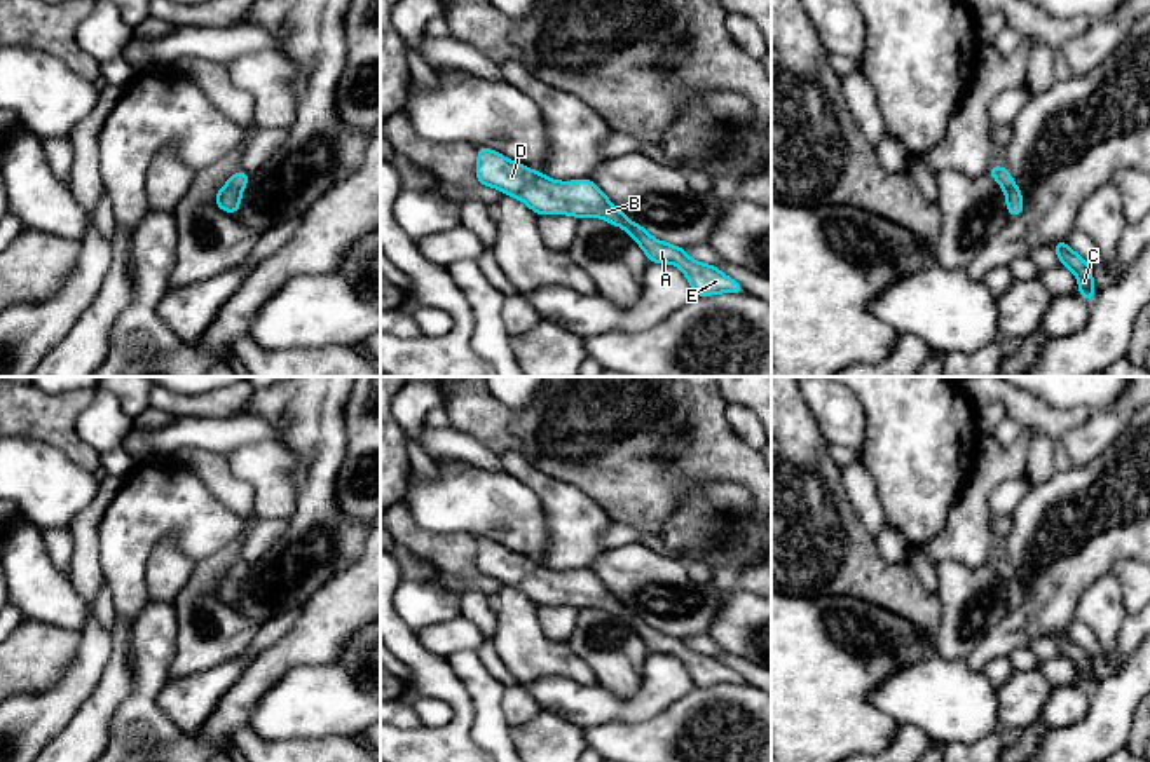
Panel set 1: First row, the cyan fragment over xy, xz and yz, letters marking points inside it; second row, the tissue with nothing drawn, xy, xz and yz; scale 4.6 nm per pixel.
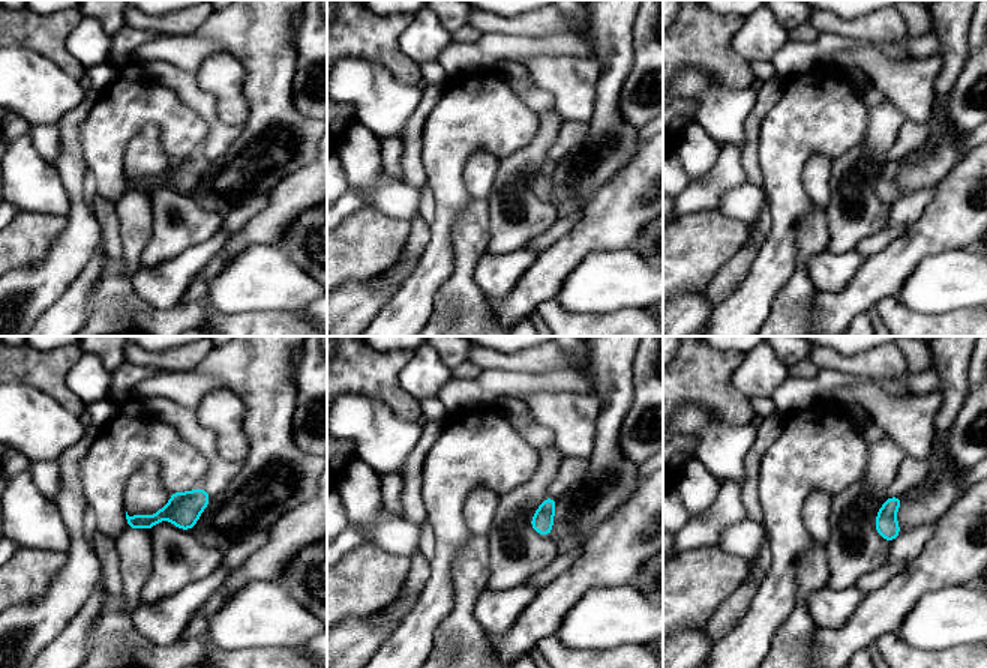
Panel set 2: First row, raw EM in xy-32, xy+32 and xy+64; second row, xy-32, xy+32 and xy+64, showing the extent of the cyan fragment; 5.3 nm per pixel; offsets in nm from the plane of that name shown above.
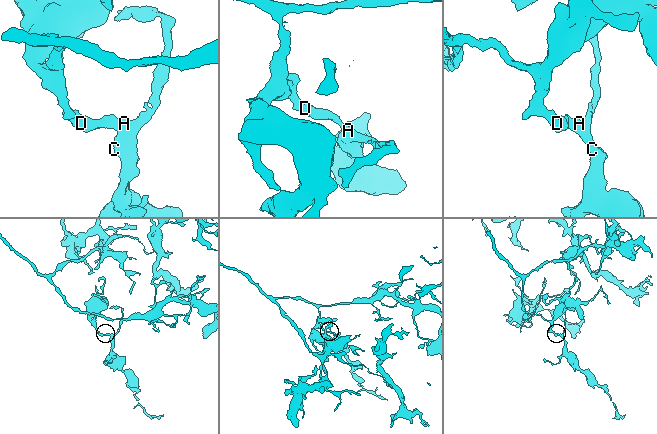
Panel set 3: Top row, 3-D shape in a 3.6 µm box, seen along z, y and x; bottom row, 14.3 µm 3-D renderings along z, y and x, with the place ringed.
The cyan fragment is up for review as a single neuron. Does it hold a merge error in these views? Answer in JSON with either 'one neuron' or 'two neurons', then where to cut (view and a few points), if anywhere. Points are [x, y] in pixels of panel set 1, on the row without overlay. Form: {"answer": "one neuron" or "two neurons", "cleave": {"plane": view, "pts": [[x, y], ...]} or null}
{"answer": "one neuron", "cleave": null}

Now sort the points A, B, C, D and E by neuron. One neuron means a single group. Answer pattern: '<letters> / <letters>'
A B C D E

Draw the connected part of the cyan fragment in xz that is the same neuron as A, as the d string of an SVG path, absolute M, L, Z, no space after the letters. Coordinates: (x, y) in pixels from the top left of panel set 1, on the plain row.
M478 537L476 570L527 595L539 605L572 605L602 609L628 623L644 640L651 654L677 656L689 671L696 687L717 684L745 684L743 677L722 664L717 657L702 654L686 645L684 638L661 633L642 616L633 614L592 570L557 572L529 560L504 546Z

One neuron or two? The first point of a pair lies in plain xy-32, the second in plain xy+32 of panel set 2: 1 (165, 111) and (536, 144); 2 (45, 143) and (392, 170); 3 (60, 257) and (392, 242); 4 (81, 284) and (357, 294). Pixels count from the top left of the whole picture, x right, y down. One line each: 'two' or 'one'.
1: two
2: one
3: two
4: two

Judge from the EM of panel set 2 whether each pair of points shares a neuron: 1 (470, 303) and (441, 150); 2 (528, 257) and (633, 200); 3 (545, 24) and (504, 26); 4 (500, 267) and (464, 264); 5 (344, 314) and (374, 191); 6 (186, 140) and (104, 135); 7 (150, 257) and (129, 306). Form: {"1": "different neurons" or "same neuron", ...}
{"1": "different neurons", "2": "different neurons", "3": "same neuron", "4": "different neurons", "5": "different neurons", "6": "same neuron", "7": "different neurons"}

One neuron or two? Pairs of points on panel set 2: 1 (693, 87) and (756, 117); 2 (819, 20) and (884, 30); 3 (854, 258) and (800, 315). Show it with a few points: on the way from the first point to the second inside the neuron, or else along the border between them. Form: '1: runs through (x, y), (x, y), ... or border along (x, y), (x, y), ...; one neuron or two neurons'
1: border along (758, 90), (744, 122), (741, 147); two neurons
2: runs through (836, 26), (867, 27); one neuron
3: border along (816, 252), (806, 263), (806, 273), (816, 288); two neurons

